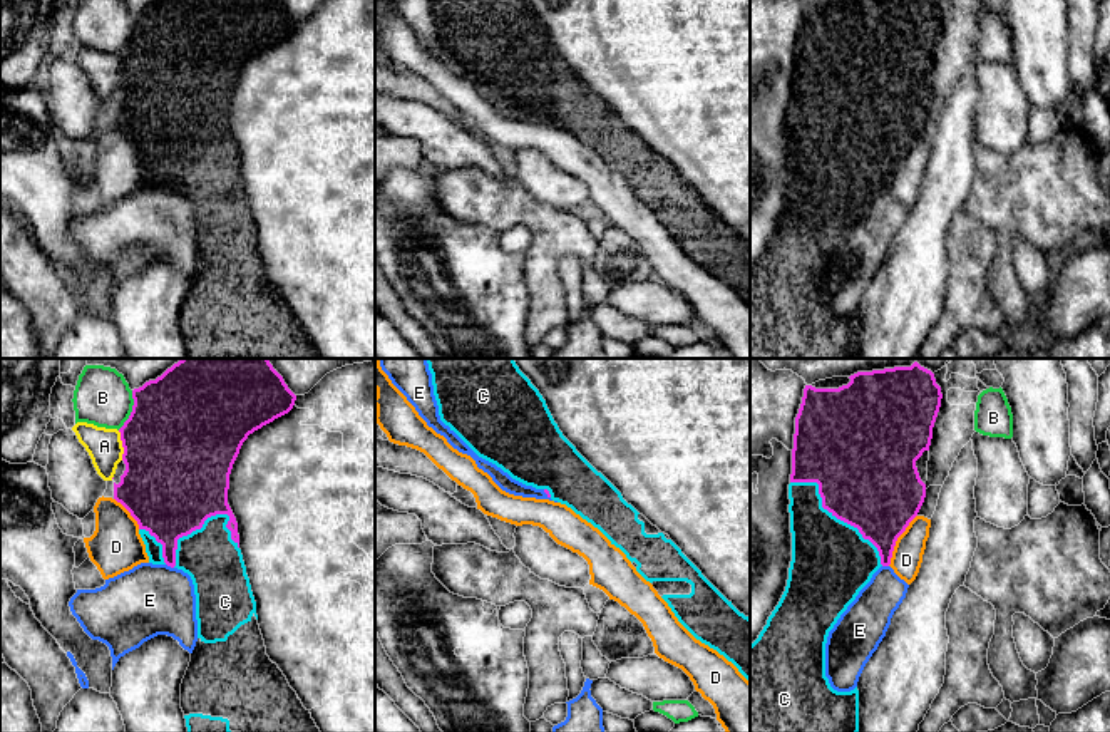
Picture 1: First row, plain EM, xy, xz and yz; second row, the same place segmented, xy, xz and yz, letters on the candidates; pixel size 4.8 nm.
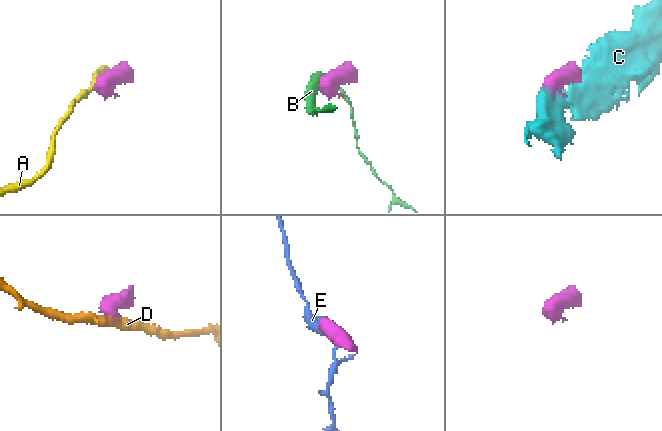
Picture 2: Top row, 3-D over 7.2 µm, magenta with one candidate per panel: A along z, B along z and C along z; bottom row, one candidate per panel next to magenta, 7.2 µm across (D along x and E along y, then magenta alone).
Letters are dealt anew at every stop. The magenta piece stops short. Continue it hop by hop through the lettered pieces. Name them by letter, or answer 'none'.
C

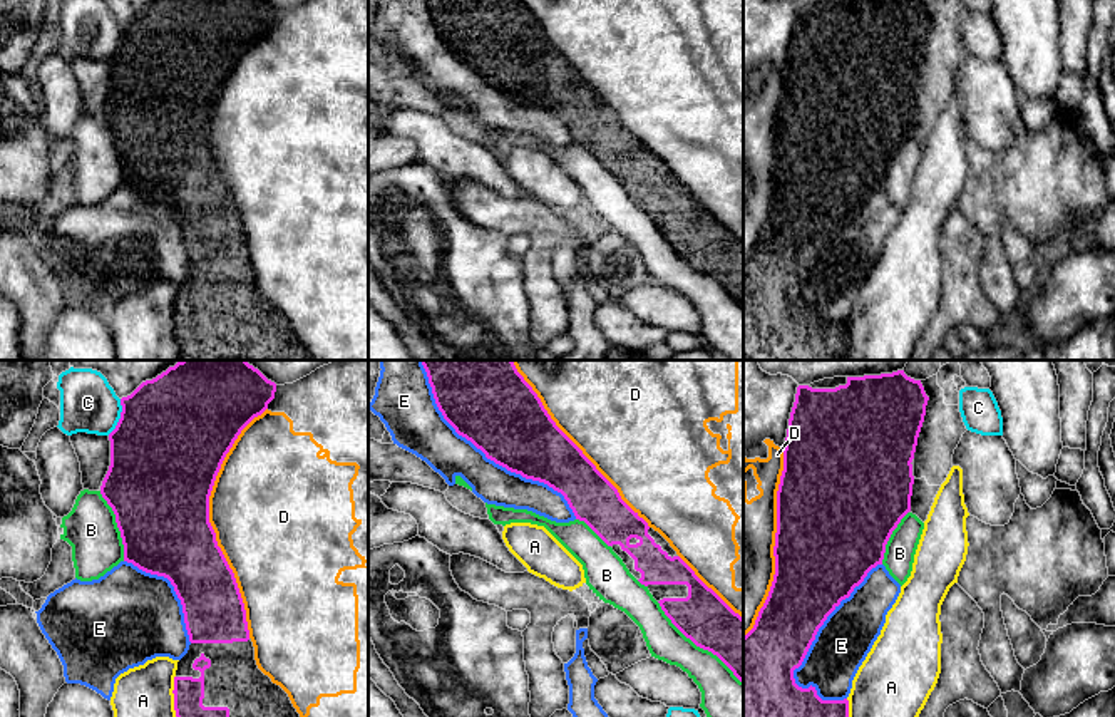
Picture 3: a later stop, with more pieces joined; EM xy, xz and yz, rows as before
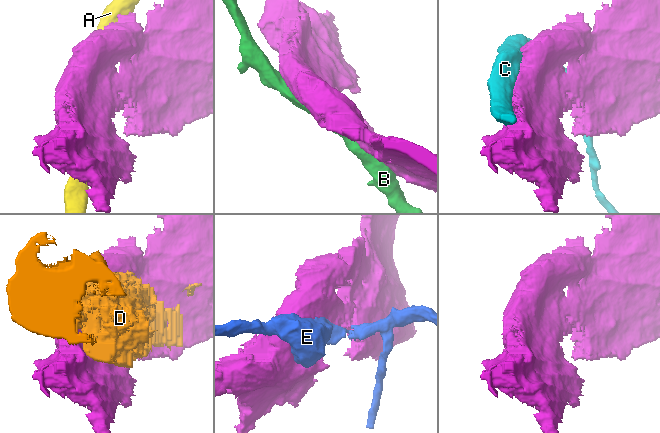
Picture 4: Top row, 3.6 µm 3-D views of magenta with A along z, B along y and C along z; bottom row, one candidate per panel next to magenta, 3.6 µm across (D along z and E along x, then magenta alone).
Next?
none

